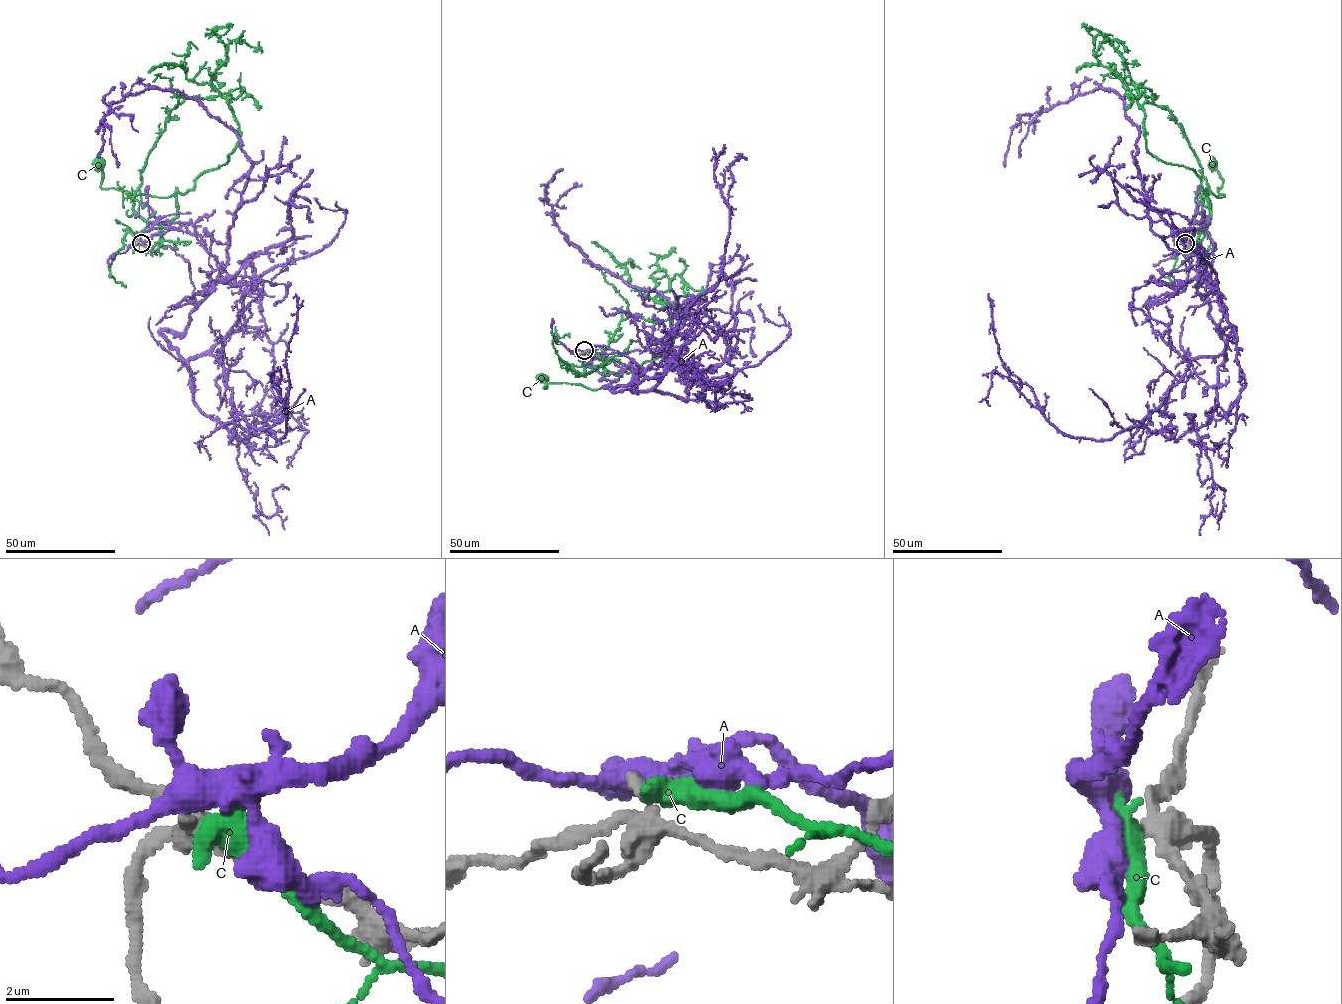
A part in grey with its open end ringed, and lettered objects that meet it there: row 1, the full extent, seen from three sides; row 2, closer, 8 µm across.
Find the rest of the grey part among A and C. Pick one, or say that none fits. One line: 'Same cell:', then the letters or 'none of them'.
Same cell: none of them

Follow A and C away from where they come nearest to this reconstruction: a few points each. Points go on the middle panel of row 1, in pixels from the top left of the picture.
A: (584, 350), (648, 379), (676, 366), (688, 396), (654, 387), (681, 317), (717, 284), (736, 153)
C: (585, 352), (621, 376), (620, 370), (590, 389), (563, 382), (545, 388), (542, 378)

